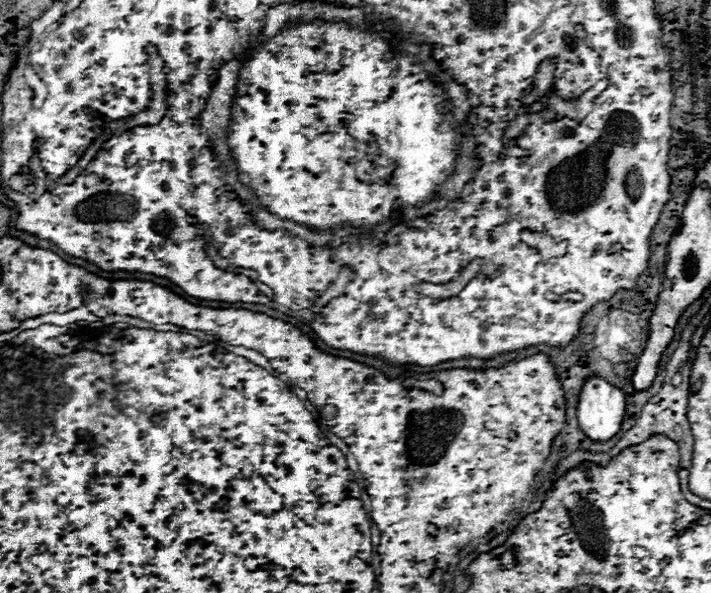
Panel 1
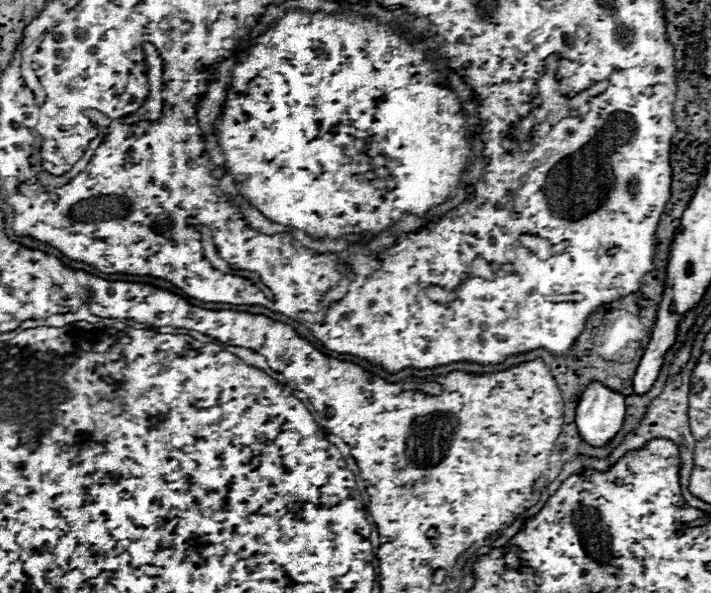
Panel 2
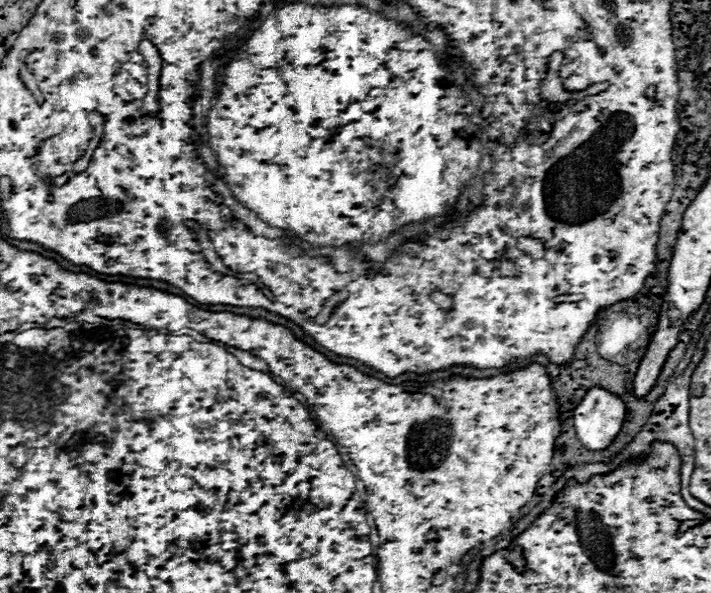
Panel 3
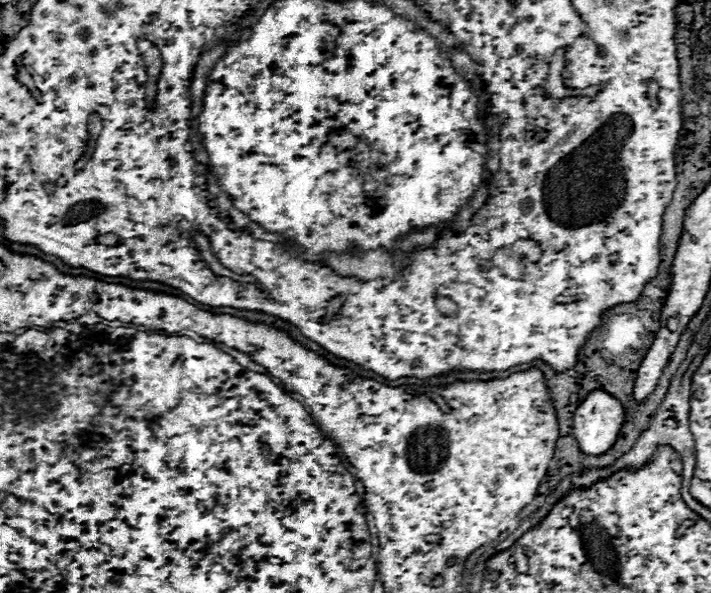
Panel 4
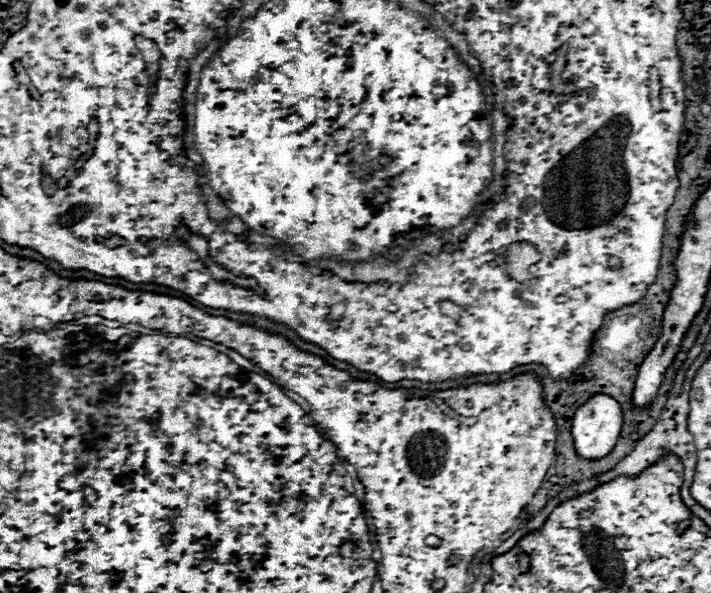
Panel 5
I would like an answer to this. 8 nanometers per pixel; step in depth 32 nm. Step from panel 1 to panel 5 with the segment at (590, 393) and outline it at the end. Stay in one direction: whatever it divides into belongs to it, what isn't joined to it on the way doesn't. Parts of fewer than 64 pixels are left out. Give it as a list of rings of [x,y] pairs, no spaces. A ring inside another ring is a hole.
[[[592,396],[572,420],[572,440],[578,458],[600,460],[612,452],[622,428],[620,404],[606,396]]]

